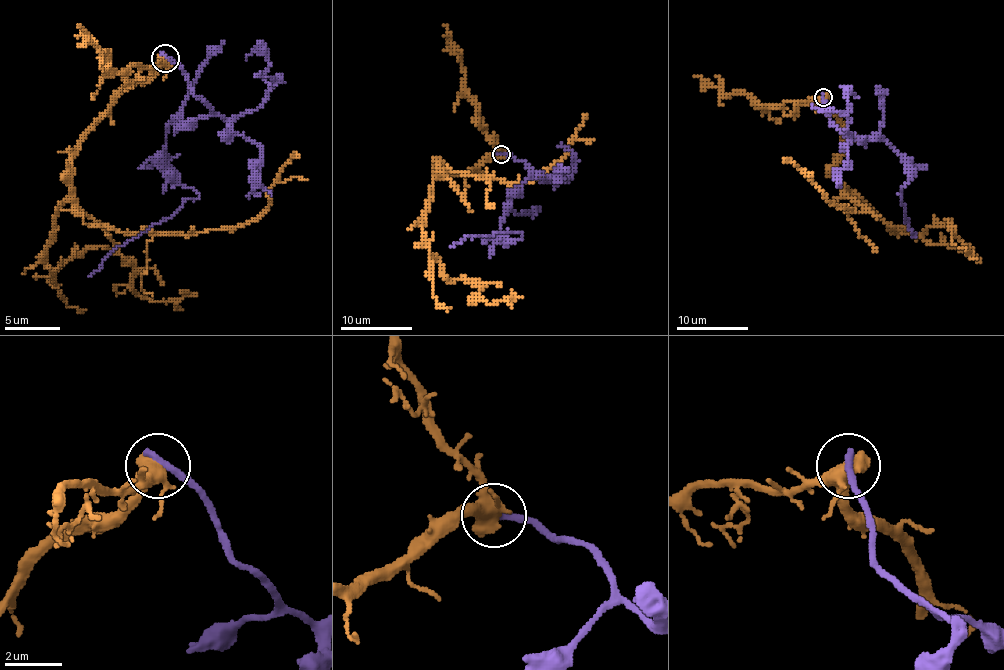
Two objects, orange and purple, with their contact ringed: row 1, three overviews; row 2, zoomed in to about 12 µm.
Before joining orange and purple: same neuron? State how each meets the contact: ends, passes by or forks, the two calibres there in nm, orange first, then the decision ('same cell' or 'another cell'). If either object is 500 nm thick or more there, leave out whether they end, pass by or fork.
orange forks there; purple ends there; 440 nm thick on the orange side, 280 nm on the other; another cell

